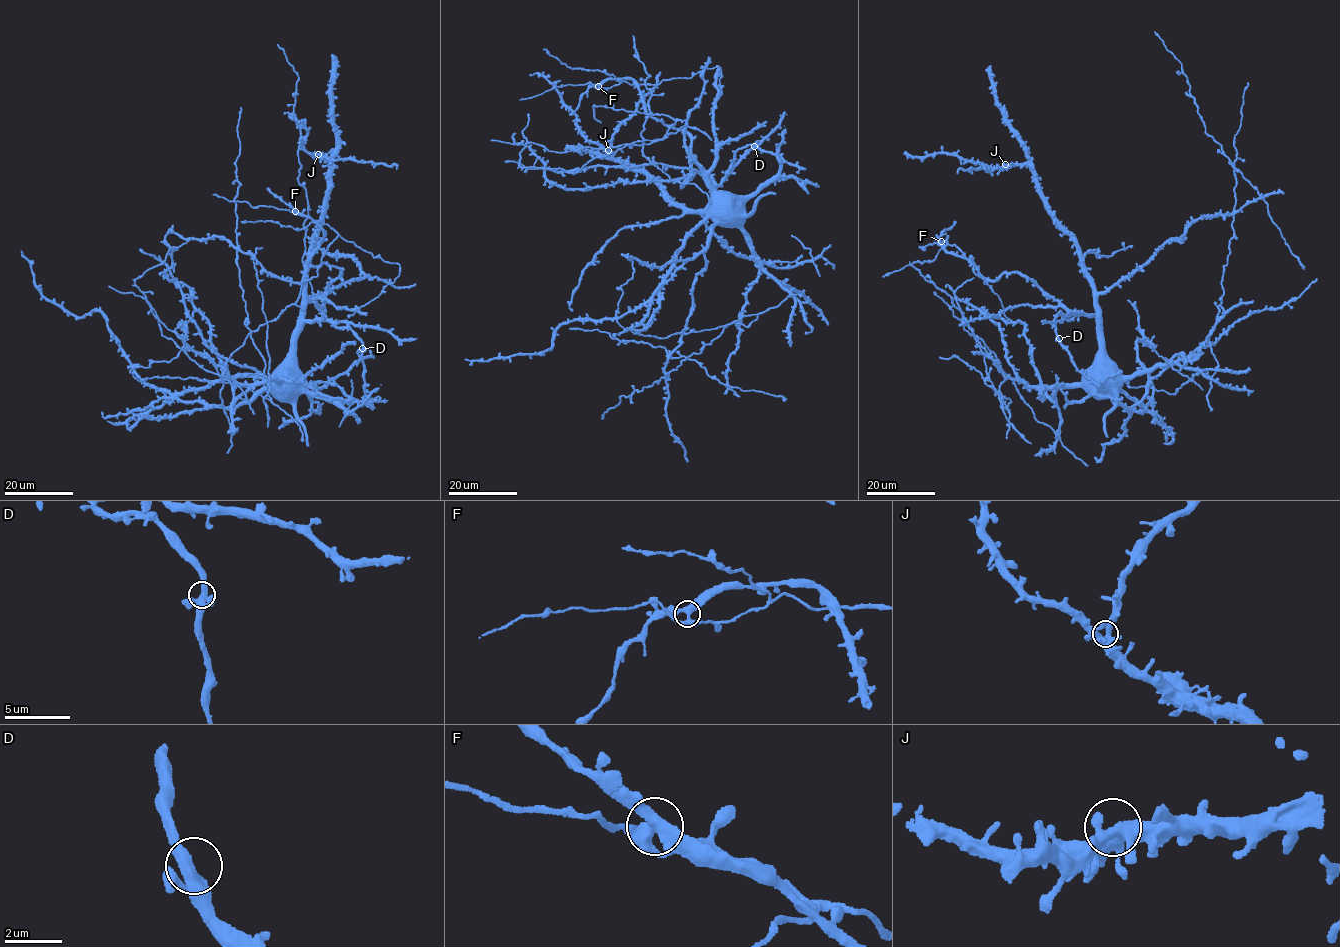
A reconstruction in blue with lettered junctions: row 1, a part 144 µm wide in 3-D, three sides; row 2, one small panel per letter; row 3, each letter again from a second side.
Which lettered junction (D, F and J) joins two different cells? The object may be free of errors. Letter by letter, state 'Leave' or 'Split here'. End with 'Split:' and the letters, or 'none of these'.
D: Leave
F: Split here
J: Leave
Split: F

